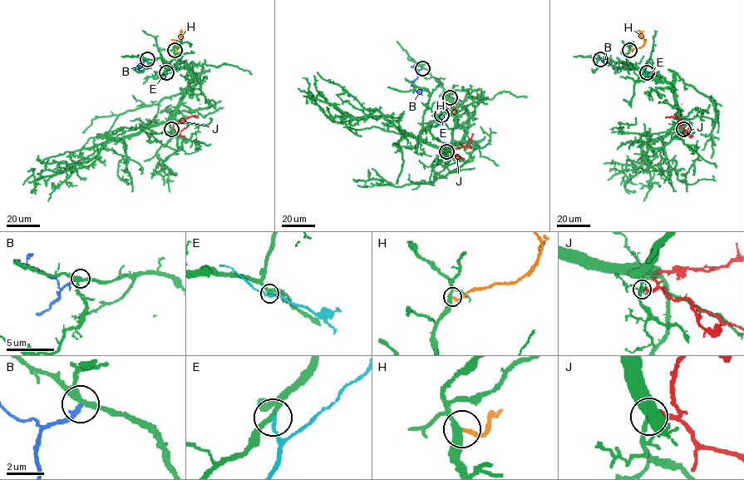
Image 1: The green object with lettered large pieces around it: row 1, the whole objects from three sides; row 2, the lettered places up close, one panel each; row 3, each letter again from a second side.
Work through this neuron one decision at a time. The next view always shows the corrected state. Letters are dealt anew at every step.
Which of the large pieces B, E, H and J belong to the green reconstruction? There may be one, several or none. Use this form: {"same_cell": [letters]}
{"same_cell": ["H"]}

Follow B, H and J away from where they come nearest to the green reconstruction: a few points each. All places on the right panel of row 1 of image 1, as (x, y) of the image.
B: (599, 59), (623, 68)
H: (629, 50), (641, 47), (645, 42), (640, 31), (637, 31)
J: (683, 129), (678, 116), (665, 117)

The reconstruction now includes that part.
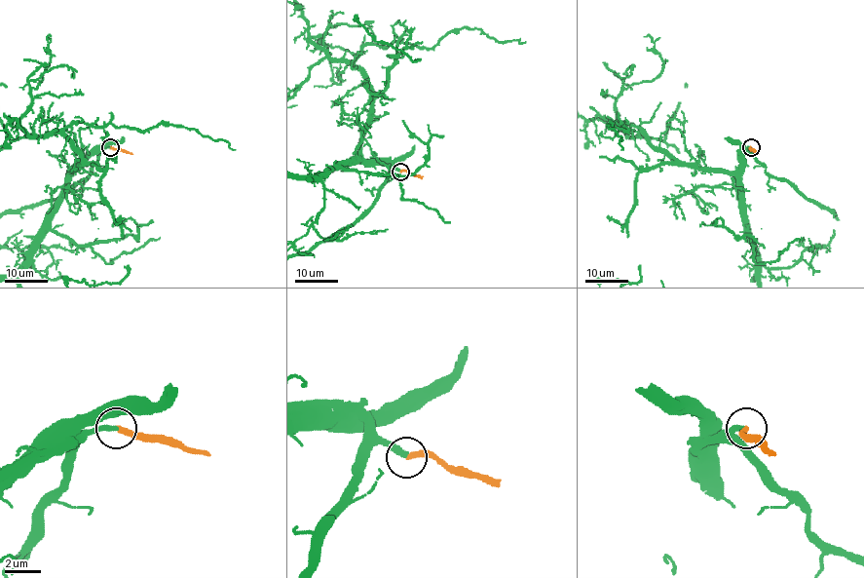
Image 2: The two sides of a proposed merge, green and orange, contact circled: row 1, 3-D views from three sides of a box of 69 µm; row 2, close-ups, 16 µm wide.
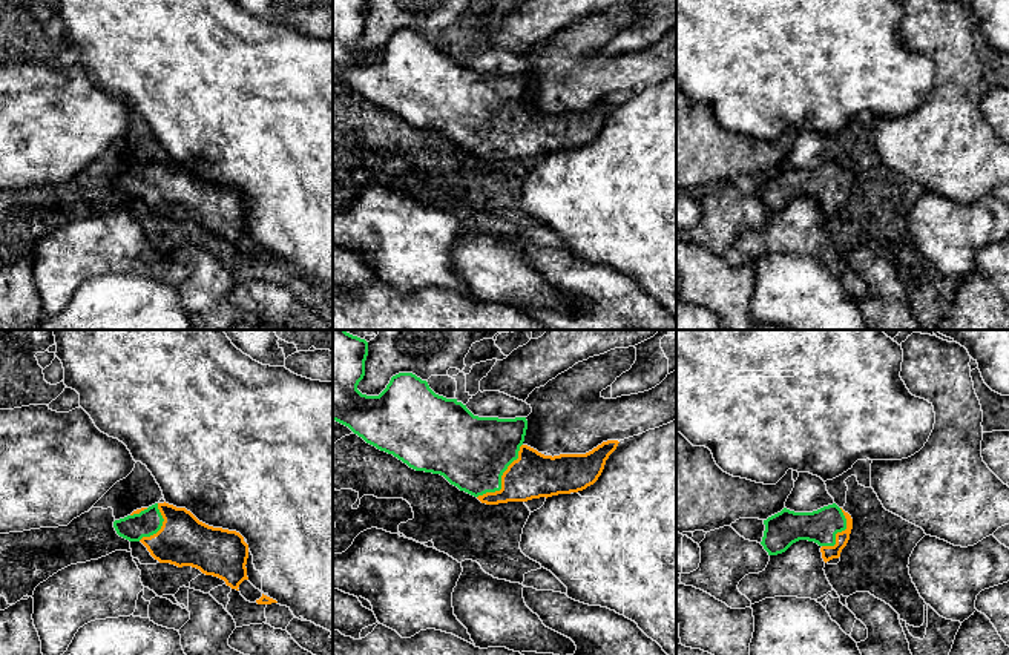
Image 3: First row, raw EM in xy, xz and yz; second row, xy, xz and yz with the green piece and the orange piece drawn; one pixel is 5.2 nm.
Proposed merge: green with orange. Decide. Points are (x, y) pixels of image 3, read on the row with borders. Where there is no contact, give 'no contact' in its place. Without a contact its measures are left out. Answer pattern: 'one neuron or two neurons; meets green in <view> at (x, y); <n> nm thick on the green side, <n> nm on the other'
one neuron; meets green in xz at (500, 477); 380 nm thick on the green side, 240 nm on the other

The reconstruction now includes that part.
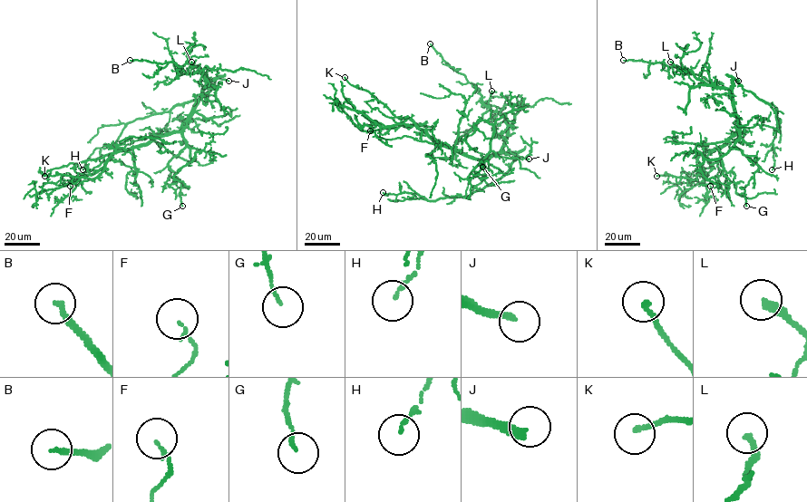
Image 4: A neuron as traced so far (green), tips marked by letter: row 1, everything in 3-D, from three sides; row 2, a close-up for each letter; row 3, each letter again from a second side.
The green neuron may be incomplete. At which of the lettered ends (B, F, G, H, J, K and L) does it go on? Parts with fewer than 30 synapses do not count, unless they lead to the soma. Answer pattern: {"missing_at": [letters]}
{"missing_at": ["B", "J", "L"]}

